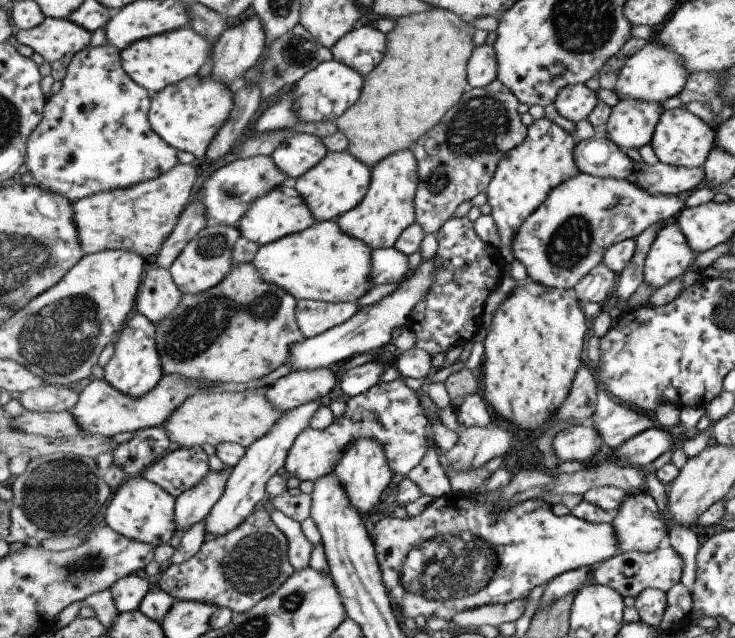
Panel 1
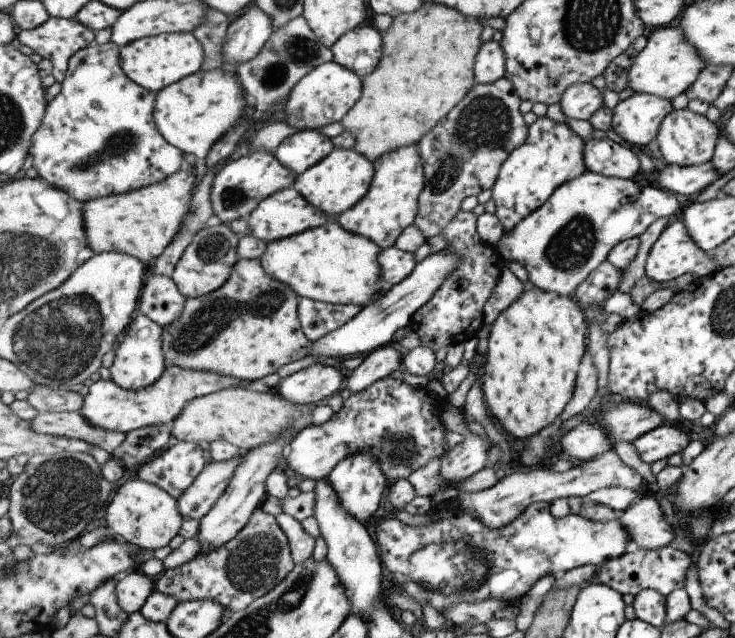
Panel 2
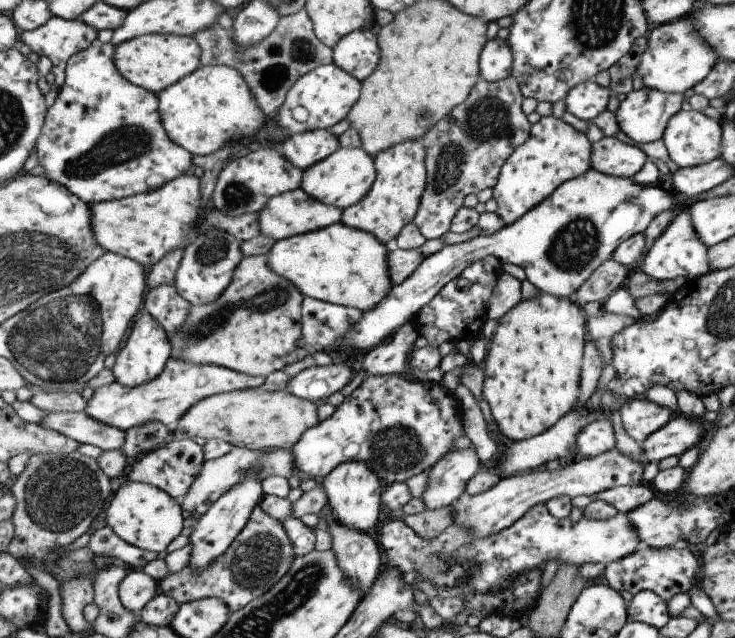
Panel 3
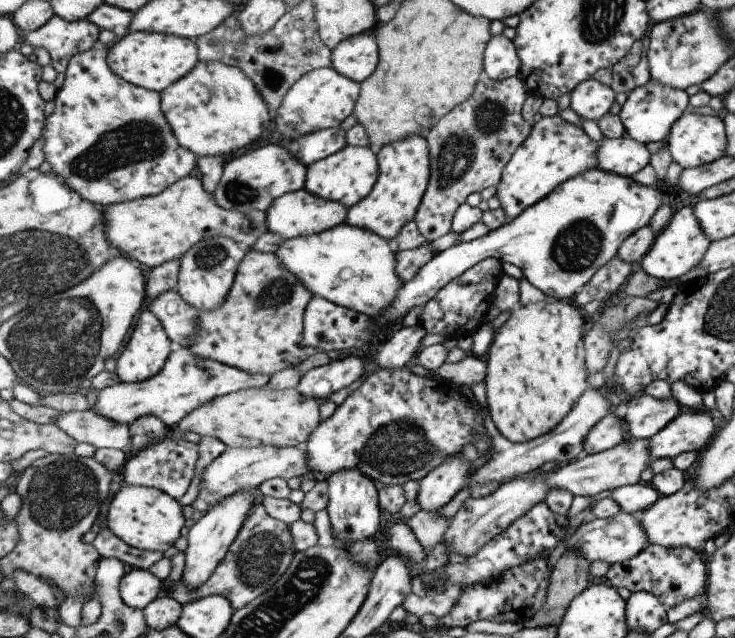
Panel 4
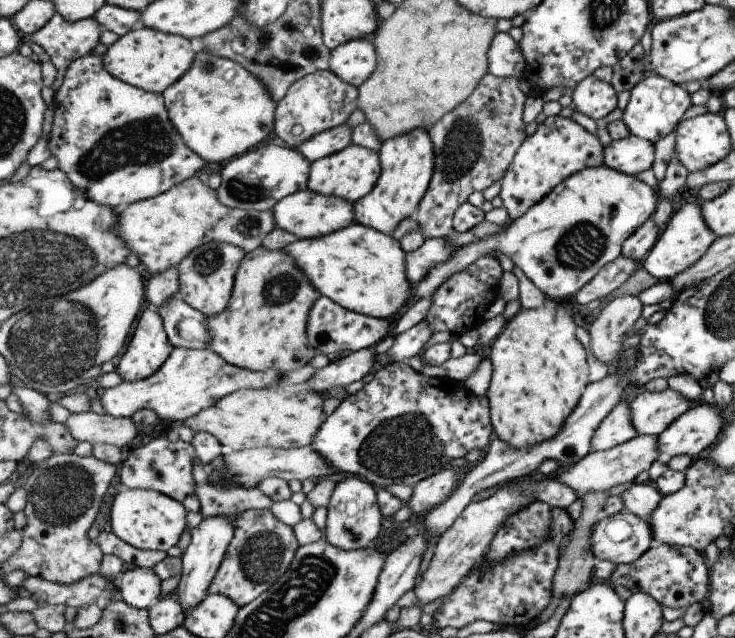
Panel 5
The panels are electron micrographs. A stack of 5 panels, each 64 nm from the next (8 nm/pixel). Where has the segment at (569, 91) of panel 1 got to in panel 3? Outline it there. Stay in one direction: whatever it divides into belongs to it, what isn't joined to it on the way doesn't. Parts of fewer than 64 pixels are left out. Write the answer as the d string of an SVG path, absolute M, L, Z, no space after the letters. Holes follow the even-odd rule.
M583 82L565 98L566 110L591 123L607 110L612 94L609 87L599 86L597 82Z

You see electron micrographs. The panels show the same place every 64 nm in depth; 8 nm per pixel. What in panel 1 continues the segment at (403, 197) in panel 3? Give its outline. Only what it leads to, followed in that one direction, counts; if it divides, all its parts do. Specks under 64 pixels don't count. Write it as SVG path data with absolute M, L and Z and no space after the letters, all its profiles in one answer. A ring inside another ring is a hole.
M413 148L384 158L373 167L369 192L361 204L337 219L341 230L367 242L375 250L394 247L401 234L416 222L416 196L420 182L420 163Z

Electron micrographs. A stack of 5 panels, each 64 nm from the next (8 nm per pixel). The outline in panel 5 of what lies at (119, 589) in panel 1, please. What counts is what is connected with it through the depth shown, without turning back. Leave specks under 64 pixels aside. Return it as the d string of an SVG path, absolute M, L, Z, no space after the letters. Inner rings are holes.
M134 566L119 578L120 596L135 608L150 609L161 599L162 582L151 568Z

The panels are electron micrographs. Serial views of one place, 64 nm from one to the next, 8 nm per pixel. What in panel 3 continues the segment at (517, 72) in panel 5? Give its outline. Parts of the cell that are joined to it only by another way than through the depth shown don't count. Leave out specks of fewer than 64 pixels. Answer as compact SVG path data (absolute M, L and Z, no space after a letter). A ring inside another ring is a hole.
M493 38L481 53L481 77L489 82L505 80L513 74L513 50L507 39Z

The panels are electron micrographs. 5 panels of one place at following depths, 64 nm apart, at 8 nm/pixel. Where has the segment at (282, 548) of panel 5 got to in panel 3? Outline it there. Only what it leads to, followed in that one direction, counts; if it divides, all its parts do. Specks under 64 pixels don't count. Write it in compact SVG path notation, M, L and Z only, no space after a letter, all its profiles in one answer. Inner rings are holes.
M257 505L243 532L209 570L193 570L188 566L177 574L168 574L159 583L160 592L175 598L180 605L204 598L222 598L234 613L267 594L292 569L295 560L296 550L284 522L275 520Z

